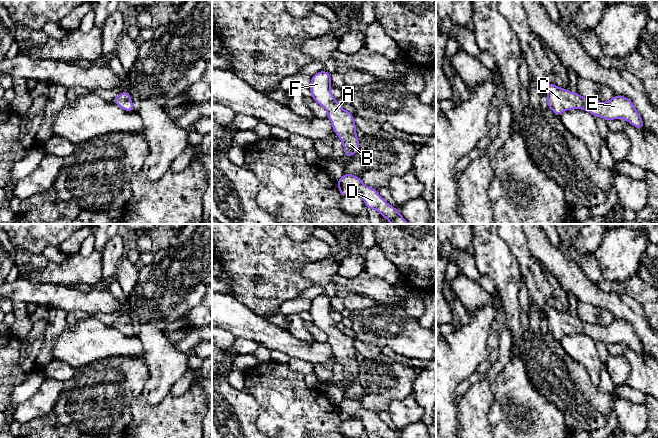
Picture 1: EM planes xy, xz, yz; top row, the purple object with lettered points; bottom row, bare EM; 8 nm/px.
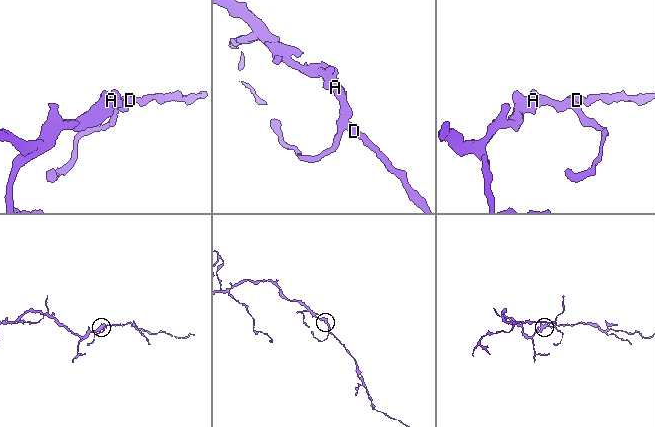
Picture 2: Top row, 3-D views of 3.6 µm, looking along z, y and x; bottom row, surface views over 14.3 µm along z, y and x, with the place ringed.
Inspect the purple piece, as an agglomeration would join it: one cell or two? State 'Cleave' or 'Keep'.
Keep

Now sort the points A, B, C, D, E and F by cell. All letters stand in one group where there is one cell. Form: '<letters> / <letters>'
A B C D E F

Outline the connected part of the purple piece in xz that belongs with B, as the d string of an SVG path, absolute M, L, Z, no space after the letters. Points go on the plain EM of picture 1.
M322 294L311 300L309 313L312 323L327 335L334 357L344 369L344 380L358 379L359 363L355 359L357 351L351 336L341 332L337 323L330 316L331 297Z

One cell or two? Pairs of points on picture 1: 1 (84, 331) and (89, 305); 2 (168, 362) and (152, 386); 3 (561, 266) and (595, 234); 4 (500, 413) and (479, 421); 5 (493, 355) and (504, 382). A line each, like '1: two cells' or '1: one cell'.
1: two cells
2: one cell
3: two cells
4: two cells
5: two cells

